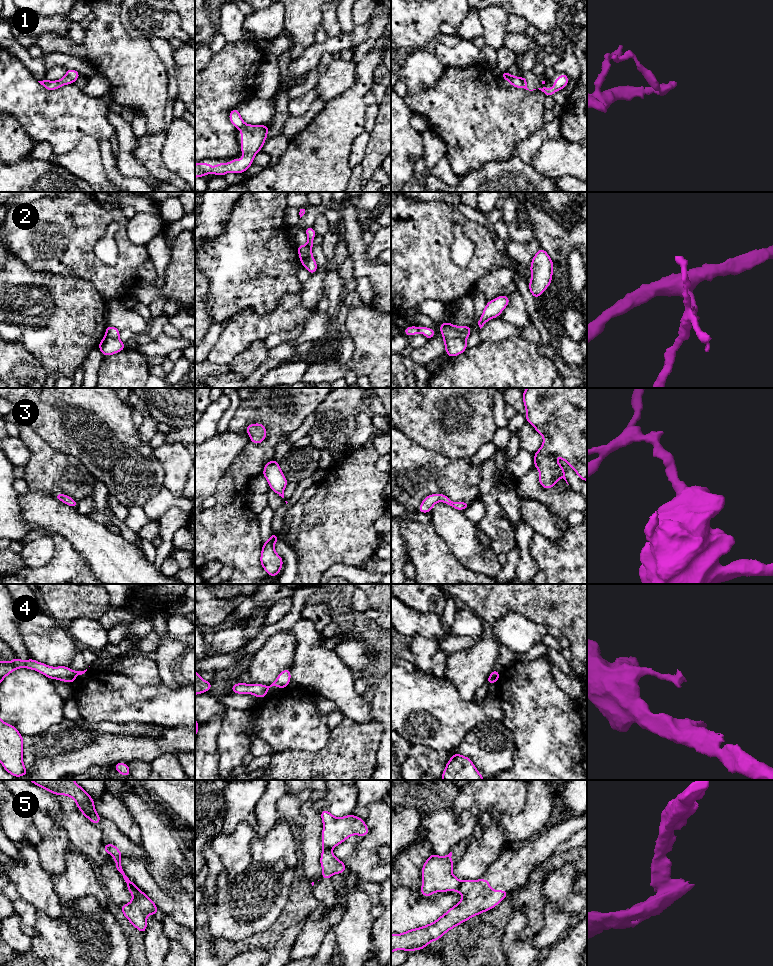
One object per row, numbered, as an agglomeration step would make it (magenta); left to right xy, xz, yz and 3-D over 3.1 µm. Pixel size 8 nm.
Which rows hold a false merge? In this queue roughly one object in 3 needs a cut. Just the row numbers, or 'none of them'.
1, 2, 4, 5

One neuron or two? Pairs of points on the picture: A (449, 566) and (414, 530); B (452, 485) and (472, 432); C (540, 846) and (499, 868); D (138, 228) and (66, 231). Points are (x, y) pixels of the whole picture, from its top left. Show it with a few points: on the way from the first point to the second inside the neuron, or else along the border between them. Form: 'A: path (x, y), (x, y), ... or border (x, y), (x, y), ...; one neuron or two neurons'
A: path (440, 557), (423, 539); one neuron
B: border (439, 452), (451, 458), (469, 458); two neurons
C: path (530, 855), (509, 869); one neuron
D: border (128, 219), (127, 237), (135, 244), (143, 245); two neurons

